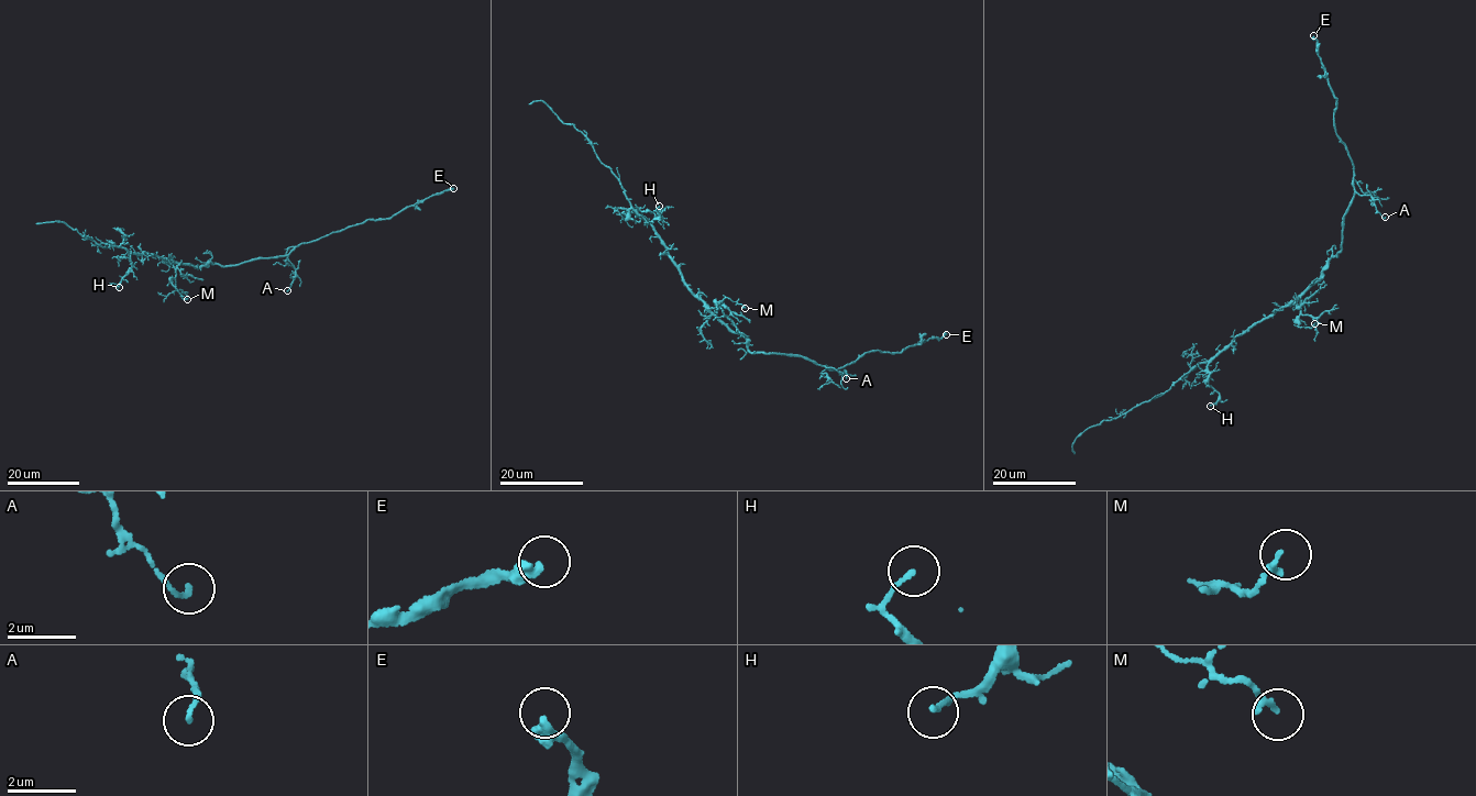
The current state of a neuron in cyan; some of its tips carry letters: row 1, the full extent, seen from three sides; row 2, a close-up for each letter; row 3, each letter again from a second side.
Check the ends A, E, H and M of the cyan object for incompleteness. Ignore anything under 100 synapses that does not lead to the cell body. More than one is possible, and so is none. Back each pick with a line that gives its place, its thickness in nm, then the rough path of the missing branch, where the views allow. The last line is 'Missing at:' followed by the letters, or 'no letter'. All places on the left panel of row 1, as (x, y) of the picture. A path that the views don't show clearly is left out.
Missing at: no letter

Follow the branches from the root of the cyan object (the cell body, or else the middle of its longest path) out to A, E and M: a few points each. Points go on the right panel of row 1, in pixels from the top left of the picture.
A: (1318, 278), (1326, 262), (1342, 247), (1344, 217), (1355, 192), (1370, 196), (1385, 217)
E: (1318, 278), (1326, 262), (1342, 247), (1344, 217), (1355, 192), (1354, 165), (1335, 128), (1337, 101), (1313, 35)
M: (1318, 278), (1296, 303), (1300, 310), (1298, 327), (1310, 328), (1314, 323)

